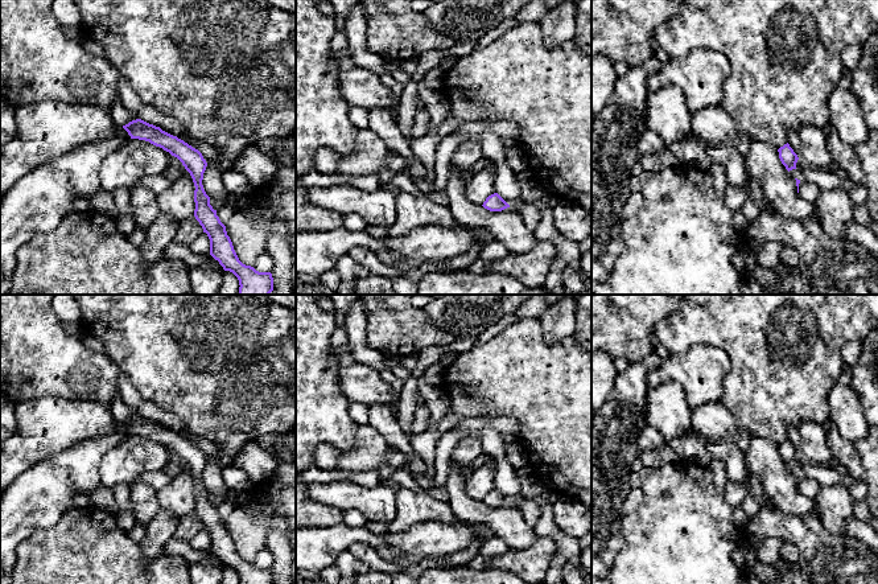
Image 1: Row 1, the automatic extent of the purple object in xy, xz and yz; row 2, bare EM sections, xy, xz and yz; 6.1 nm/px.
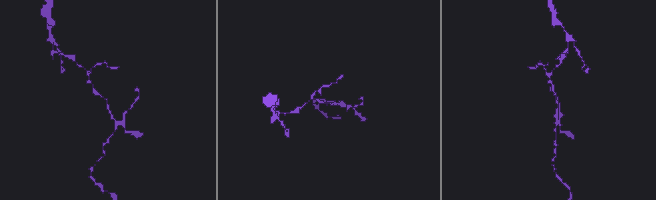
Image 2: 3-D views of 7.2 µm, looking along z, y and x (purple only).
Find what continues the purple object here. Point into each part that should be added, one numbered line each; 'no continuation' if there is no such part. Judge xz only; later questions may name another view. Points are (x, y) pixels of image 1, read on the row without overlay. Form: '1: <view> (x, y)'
no continuation

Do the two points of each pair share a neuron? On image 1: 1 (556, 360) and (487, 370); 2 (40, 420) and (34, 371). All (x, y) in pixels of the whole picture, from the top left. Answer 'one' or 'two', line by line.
1: one
2: two

